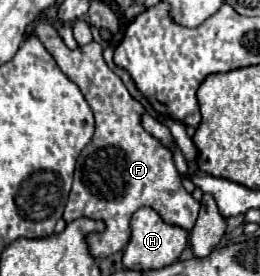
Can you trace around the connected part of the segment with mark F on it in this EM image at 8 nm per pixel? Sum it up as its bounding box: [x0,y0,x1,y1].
[30,18,200,260]

